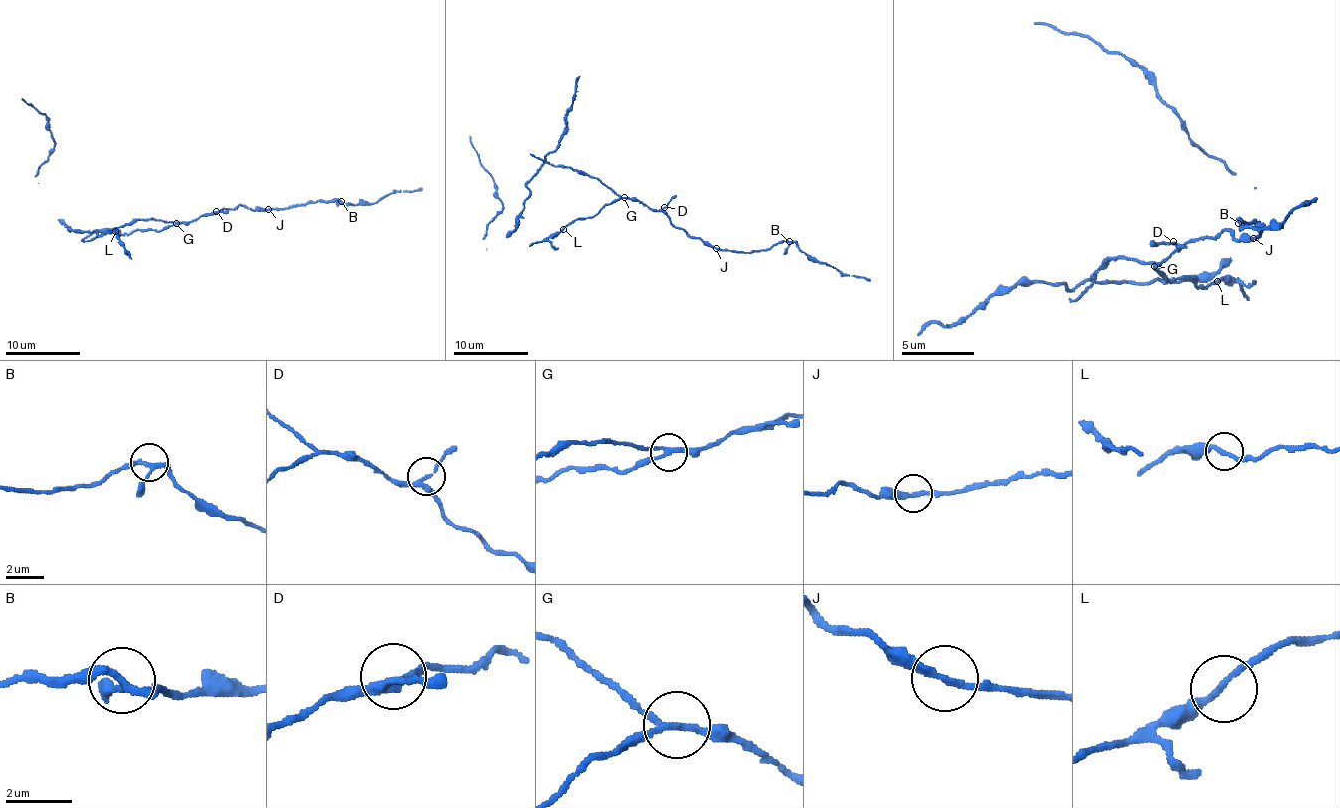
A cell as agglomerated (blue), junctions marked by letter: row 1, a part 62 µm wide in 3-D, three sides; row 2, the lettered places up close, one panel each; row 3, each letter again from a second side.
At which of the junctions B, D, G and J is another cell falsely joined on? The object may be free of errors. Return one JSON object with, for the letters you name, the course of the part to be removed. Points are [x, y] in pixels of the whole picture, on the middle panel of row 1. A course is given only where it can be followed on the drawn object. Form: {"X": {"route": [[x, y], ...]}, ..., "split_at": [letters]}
{"G": {"route": [[625, 198], [604, 205], [593, 216], [573, 220], [530, 246]]}, "split_at": ["G"]}

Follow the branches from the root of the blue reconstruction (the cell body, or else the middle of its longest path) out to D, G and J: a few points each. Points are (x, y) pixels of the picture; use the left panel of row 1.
D: (138, 220), (194, 222), (203, 214), (216, 211)
G: (138, 220), (166, 220), (177, 224)
J: (138, 220), (194, 222), (203, 214), (236, 209), (240, 205), (268, 209)

